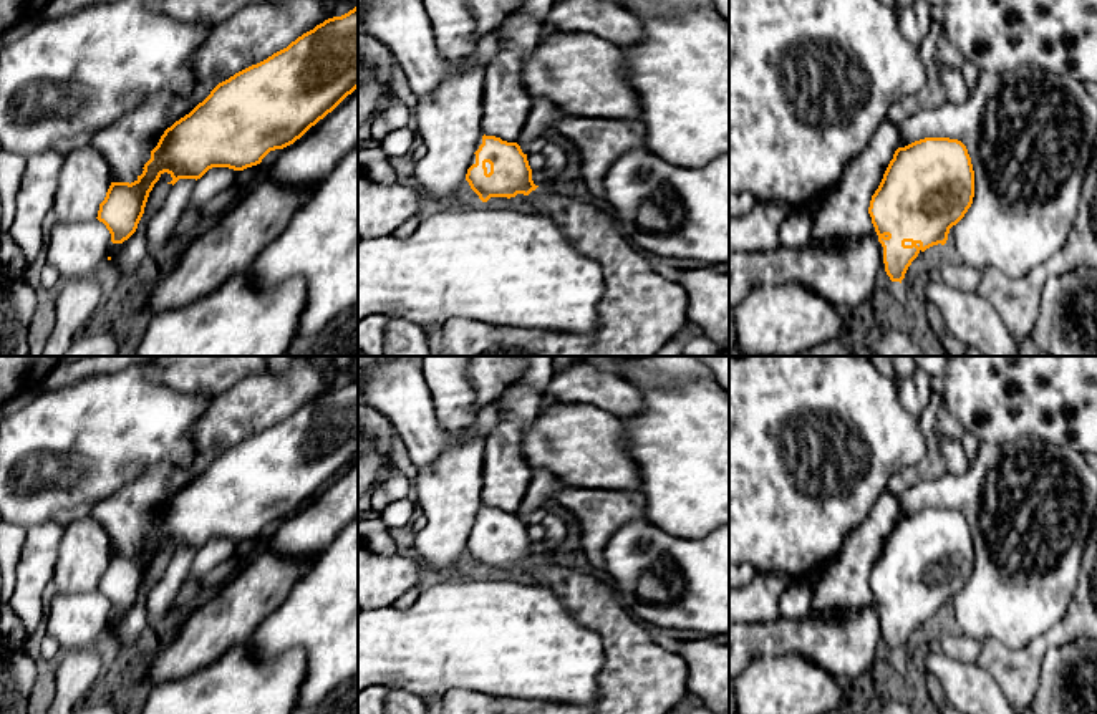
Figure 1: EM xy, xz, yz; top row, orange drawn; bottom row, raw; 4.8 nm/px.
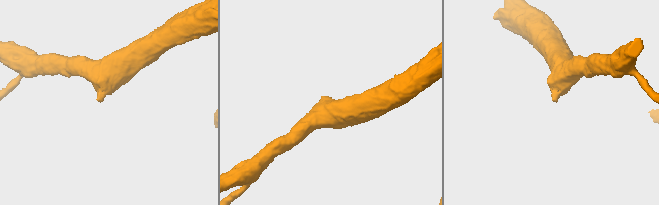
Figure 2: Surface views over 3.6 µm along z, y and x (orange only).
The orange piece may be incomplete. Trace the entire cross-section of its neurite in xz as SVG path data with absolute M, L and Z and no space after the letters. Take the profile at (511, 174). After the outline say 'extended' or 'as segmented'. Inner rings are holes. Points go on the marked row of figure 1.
M486 134L476 142L466 181L482 202L491 197L529 195L539 187L520 146Z; extended

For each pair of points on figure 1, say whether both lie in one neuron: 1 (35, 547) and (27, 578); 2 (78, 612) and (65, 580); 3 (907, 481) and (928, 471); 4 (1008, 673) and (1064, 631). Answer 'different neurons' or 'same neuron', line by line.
1: same neuron
2: different neurons
3: same neuron
4: same neuron

